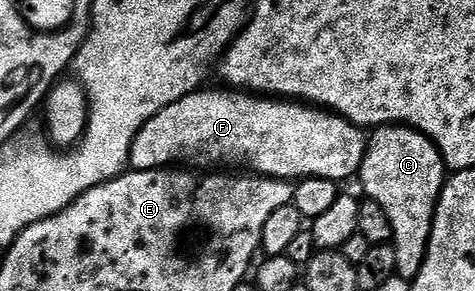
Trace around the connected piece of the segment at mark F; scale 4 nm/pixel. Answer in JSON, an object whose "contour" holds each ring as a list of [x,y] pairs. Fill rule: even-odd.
{"contour":[[[202,87],[195,93],[189,93],[183,99],[171,103],[171,107],[163,107],[146,123],[135,135],[129,152],[129,165],[134,170],[138,169],[163,169],[166,167],[192,167],[197,171],[217,171],[220,165],[226,165],[229,171],[248,171],[253,175],[262,177],[275,177],[278,179],[304,179],[306,177],[318,177],[319,179],[331,179],[338,183],[344,183],[348,177],[356,178],[365,158],[365,146],[367,137],[358,126],[338,117],[336,113],[330,113],[320,107],[314,107],[308,103],[302,103],[296,99],[278,99],[268,95],[254,95],[248,91],[238,91],[232,87],[220,87],[221,89],[209,89]]]}

